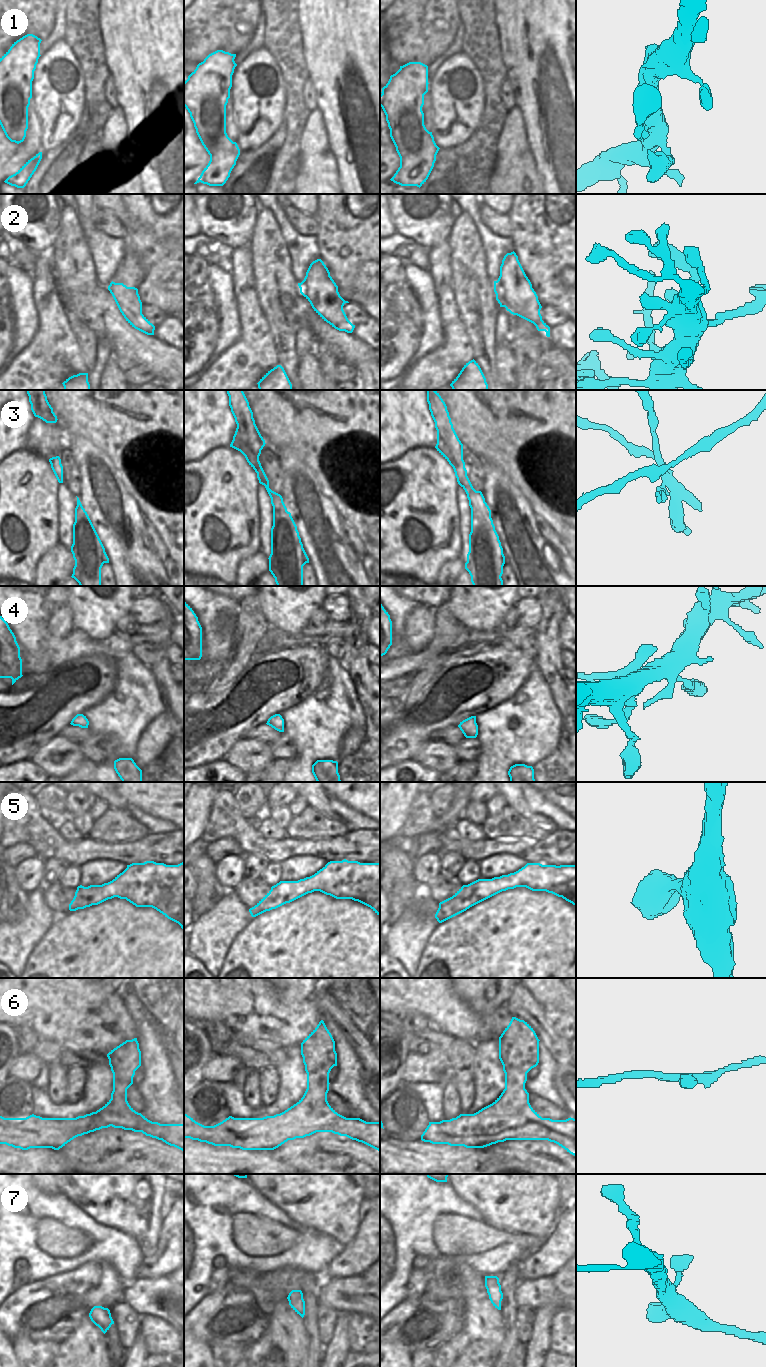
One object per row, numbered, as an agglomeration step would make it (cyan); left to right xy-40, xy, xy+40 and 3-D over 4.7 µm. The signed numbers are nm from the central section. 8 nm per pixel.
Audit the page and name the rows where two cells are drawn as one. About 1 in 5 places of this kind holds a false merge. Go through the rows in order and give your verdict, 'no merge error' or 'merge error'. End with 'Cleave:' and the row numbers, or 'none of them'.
1: no merge error
2: no merge error
3: merge error
4: no merge error
5: no merge error
6: no merge error
7: no merge error
Cleave: 3

